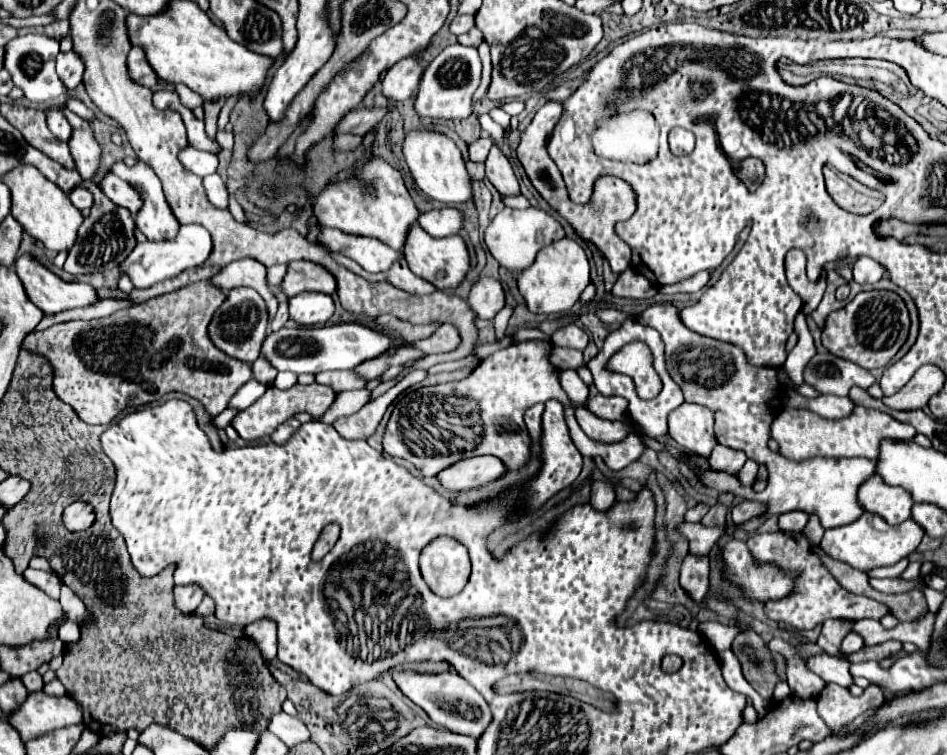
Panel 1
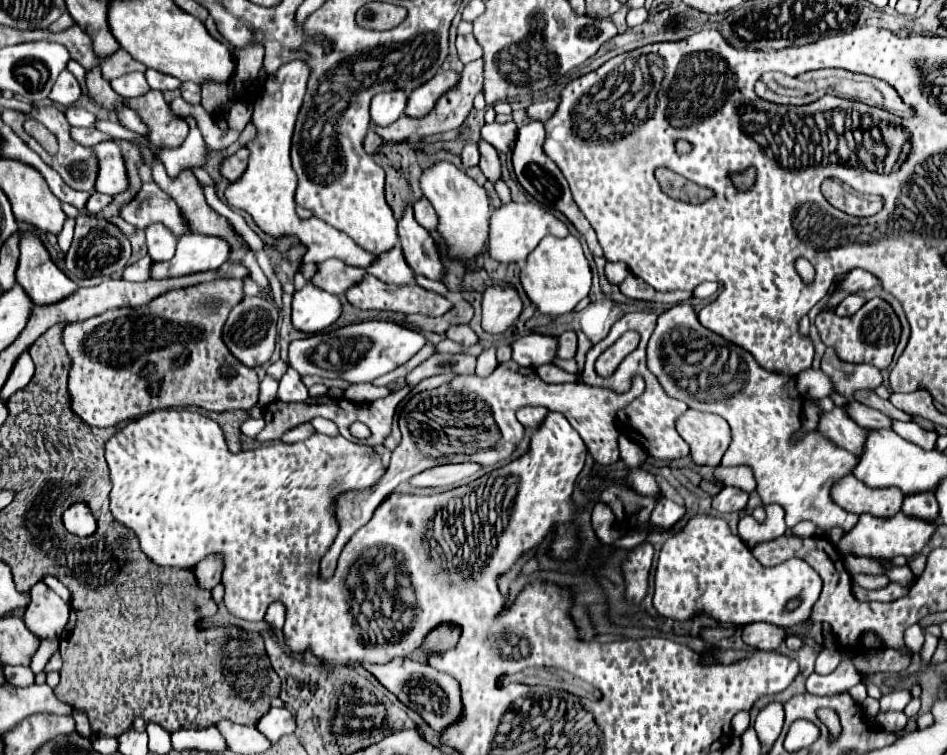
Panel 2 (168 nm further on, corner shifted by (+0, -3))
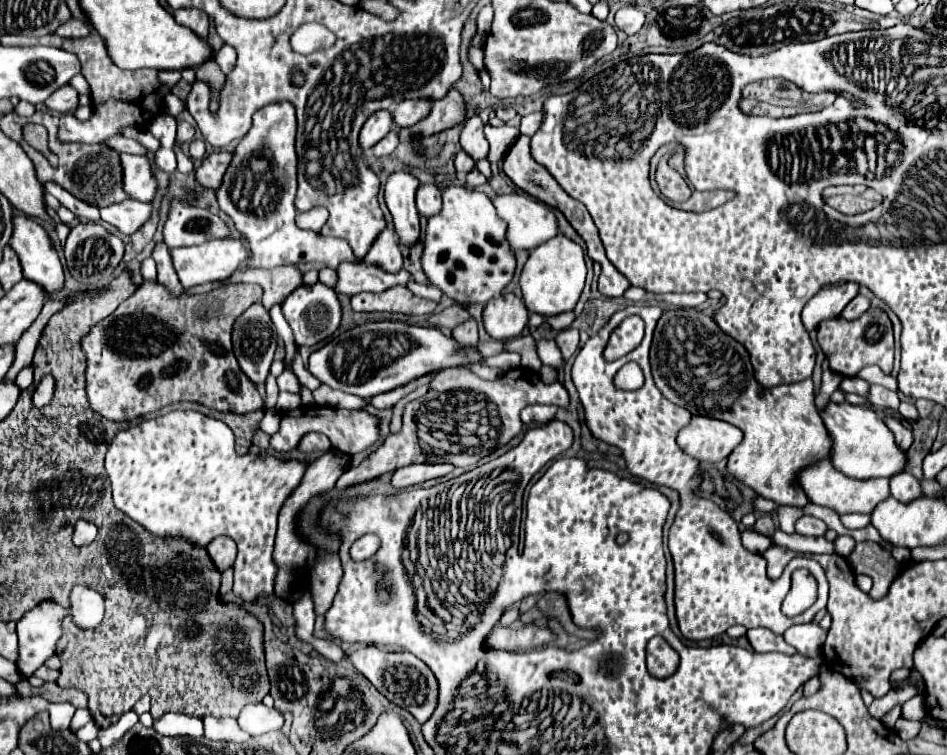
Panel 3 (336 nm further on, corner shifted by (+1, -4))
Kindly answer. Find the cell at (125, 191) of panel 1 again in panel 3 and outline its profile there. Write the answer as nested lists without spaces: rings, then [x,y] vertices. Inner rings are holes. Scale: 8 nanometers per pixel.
[[[173,200],[173,208],[165,222],[165,244],[169,248],[205,244],[215,238],[229,238],[227,224],[209,210],[189,206],[181,200]]]

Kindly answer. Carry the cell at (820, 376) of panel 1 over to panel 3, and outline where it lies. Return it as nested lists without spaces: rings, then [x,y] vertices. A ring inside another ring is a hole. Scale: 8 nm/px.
[[[867,366],[867,368],[863,368],[857,376],[863,378],[863,380],[867,380],[869,384],[881,384],[881,386],[885,386],[885,388],[889,388],[889,390],[897,390],[897,380],[895,380],[893,376],[889,376],[889,374],[885,374],[885,372],[883,372],[881,368],[877,368],[877,366]]]

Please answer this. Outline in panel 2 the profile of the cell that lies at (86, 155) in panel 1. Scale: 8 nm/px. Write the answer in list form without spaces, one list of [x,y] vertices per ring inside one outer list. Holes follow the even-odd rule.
[[[100,141],[92,145],[92,151],[98,159],[98,177],[96,191],[106,195],[116,195],[126,189],[126,167],[122,161],[120,147],[114,141]]]

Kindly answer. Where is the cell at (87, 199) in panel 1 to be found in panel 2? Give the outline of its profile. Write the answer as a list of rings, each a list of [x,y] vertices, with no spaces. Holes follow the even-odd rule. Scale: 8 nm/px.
[[[92,193],[90,199],[88,199],[88,203],[86,203],[86,211],[90,211],[90,213],[100,213],[108,203],[110,203],[110,195]]]

